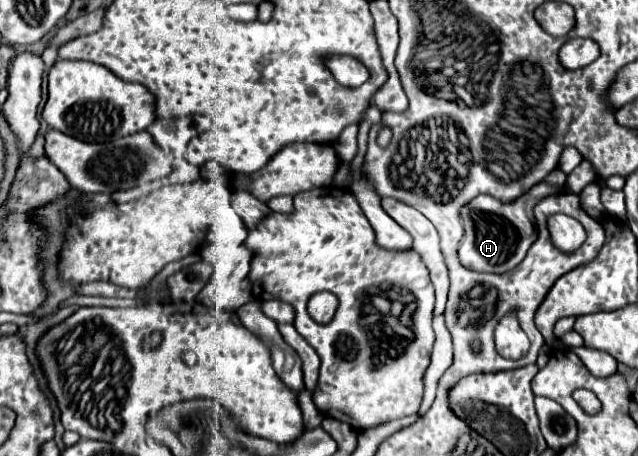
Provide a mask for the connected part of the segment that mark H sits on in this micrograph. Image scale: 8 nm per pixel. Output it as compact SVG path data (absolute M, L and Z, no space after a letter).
M549 183L535 185L529 193L521 195L513 203L501 203L499 199L493 199L489 195L475 197L469 205L463 207L461 219L465 225L465 237L459 247L459 261L463 267L473 271L485 271L485 273L505 273L519 265L519 261L525 257L527 249L537 239L537 225L533 207L549 197L559 193L561 189Z

